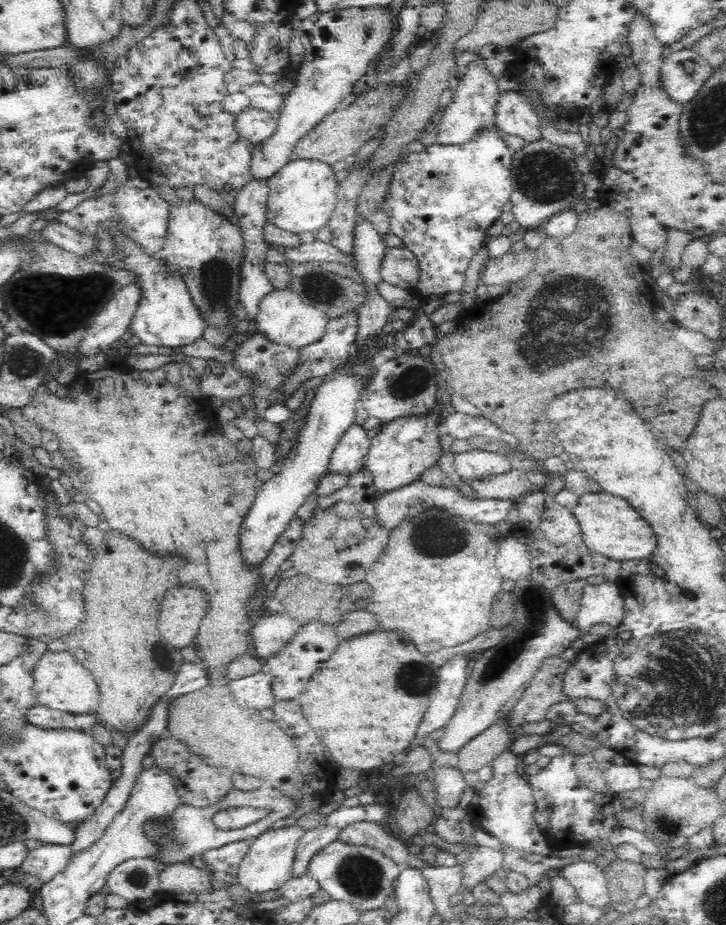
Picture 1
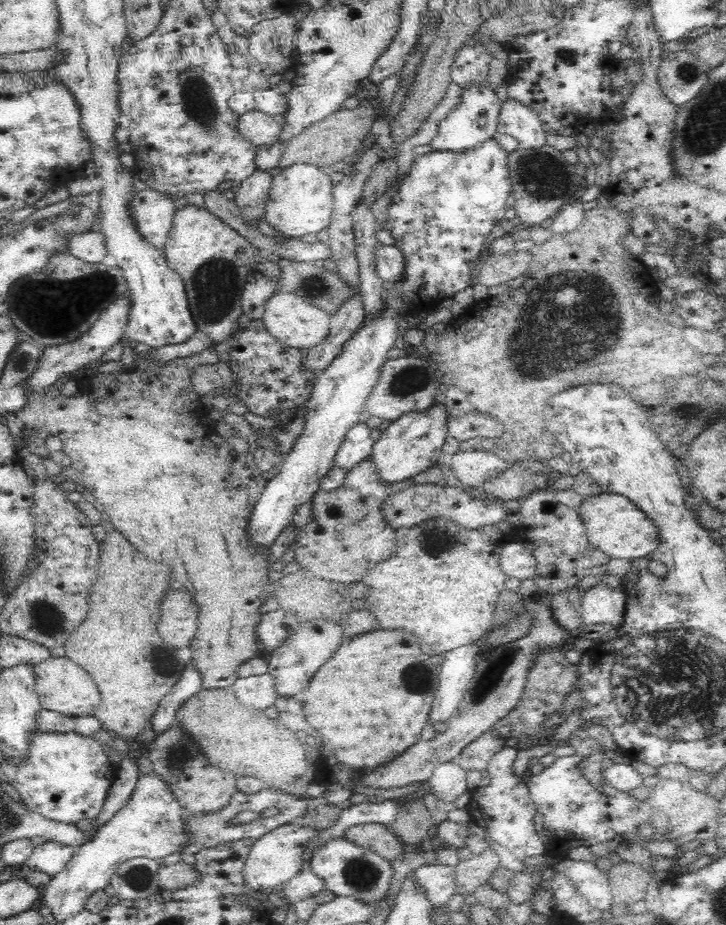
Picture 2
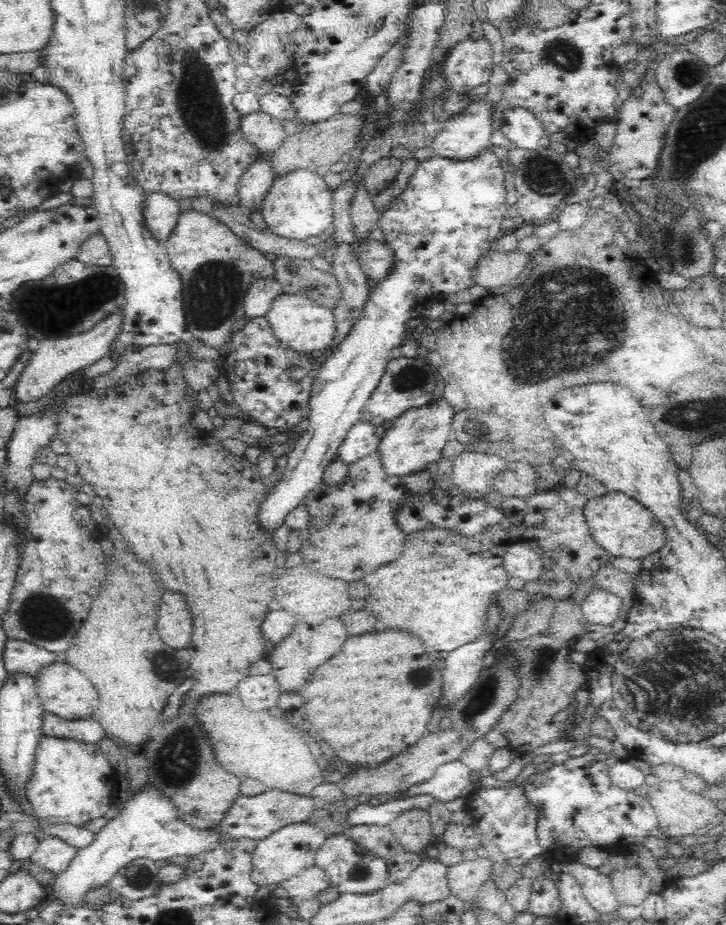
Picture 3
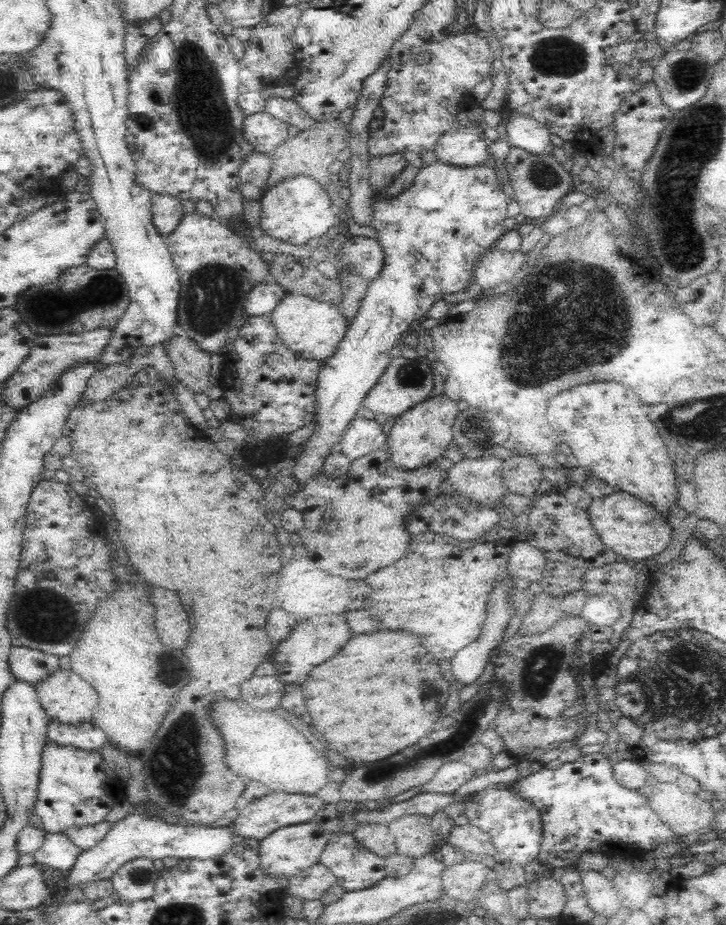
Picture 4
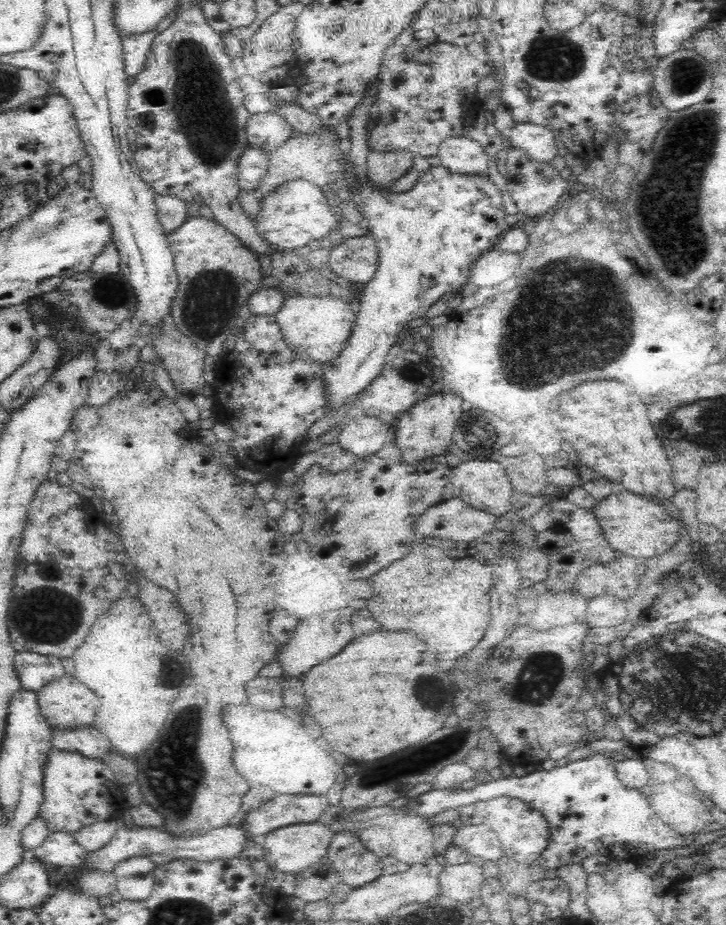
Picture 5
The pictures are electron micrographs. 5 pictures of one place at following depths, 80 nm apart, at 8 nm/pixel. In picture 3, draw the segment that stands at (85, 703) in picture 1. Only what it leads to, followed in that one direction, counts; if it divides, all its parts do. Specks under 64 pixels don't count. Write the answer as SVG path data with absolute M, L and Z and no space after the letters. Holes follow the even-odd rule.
M56 661L44 666L35 679L36 692L45 713L55 714L64 720L84 720L93 716L94 708L98 706L98 692L88 677L76 668Z

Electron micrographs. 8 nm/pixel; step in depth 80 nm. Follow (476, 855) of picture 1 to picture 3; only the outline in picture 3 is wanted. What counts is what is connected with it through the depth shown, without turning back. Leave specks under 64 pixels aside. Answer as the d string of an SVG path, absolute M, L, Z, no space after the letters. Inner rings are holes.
M476 858L448 867L447 881L450 895L460 900L474 900L479 888L493 878L491 858Z

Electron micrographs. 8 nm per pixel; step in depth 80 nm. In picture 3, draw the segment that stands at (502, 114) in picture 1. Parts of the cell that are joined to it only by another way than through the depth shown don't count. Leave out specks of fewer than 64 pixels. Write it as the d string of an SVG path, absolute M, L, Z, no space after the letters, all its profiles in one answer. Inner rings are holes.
M524 108L504 111L501 132L515 148L538 151L551 146L549 134L534 114Z

